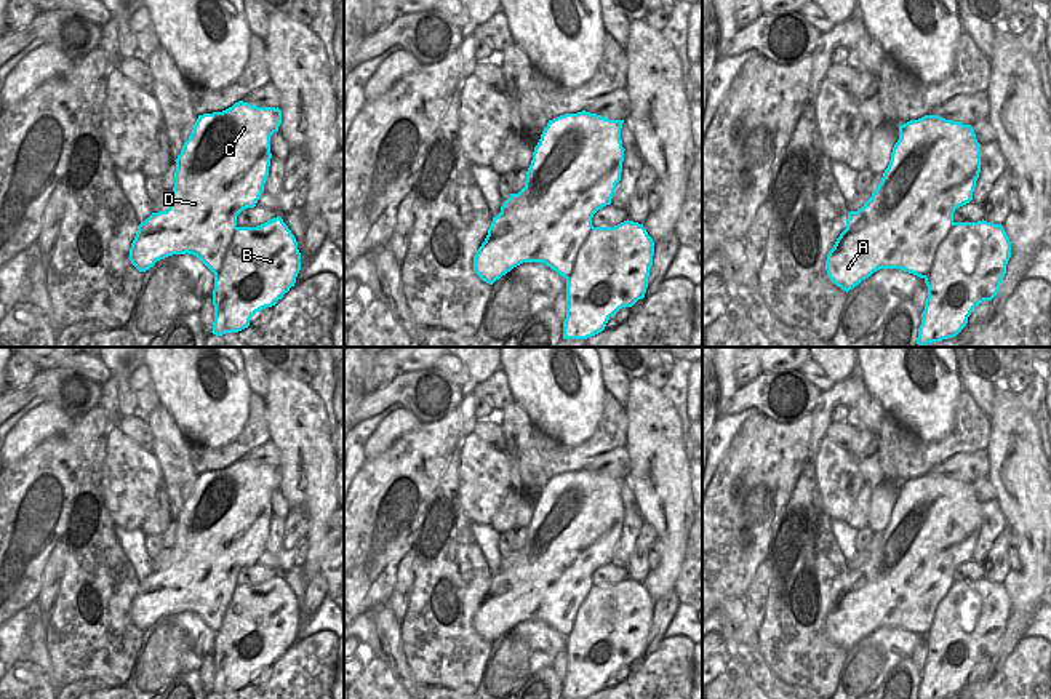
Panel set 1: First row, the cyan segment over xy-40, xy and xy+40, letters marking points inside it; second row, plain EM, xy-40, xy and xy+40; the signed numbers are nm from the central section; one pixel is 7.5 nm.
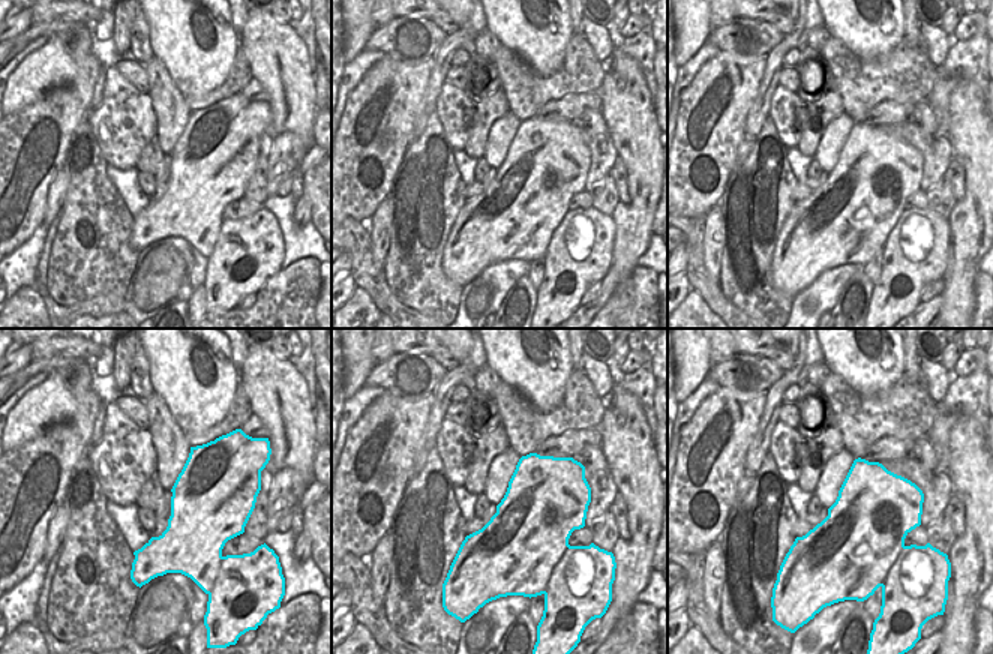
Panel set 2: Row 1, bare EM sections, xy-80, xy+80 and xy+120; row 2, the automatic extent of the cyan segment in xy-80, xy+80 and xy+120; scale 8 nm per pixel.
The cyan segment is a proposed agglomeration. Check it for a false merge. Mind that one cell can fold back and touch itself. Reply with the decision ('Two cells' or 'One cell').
Two cells.

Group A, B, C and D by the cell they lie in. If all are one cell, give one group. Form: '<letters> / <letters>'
A C D / B

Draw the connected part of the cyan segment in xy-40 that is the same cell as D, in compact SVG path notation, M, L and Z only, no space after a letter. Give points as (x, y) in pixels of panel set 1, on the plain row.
M238 459L222 470L198 473L178 513L166 569L138 584L130 619L146 630L173 613L194 613L213 632L224 622L237 574L254 566L270 525L270 494L282 469Z

